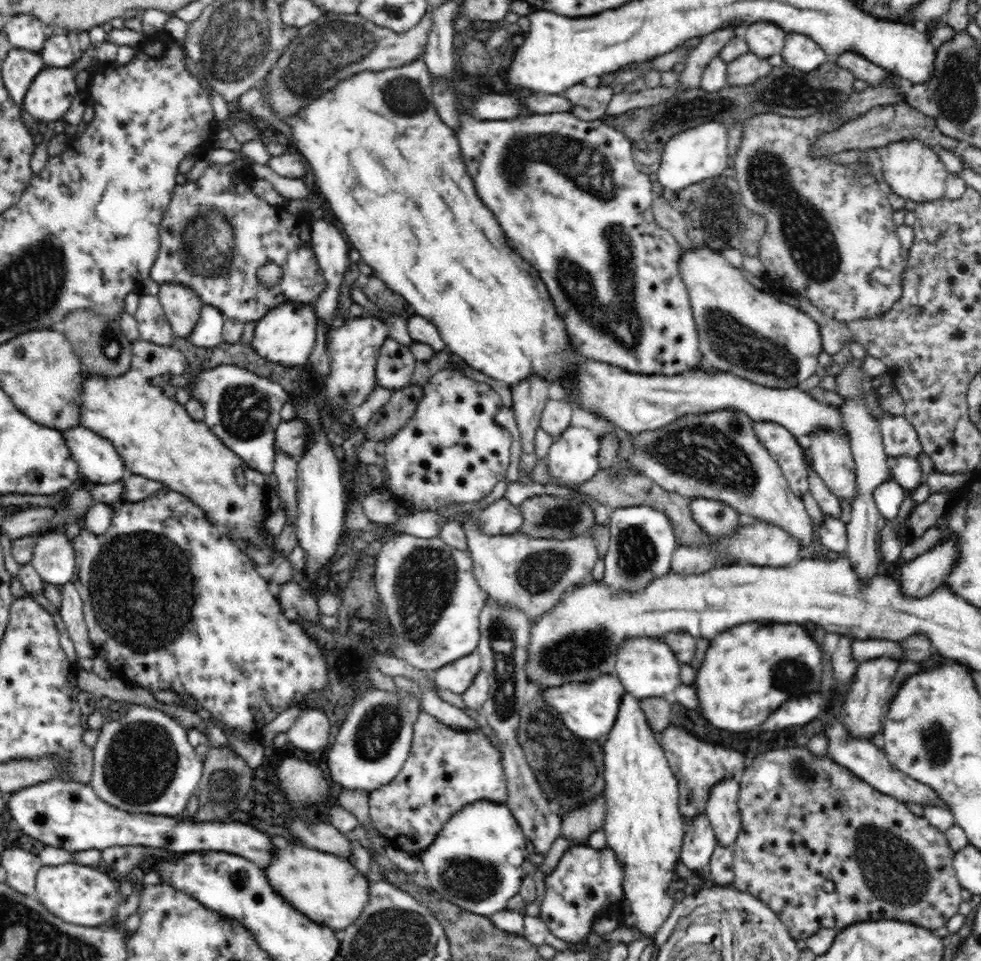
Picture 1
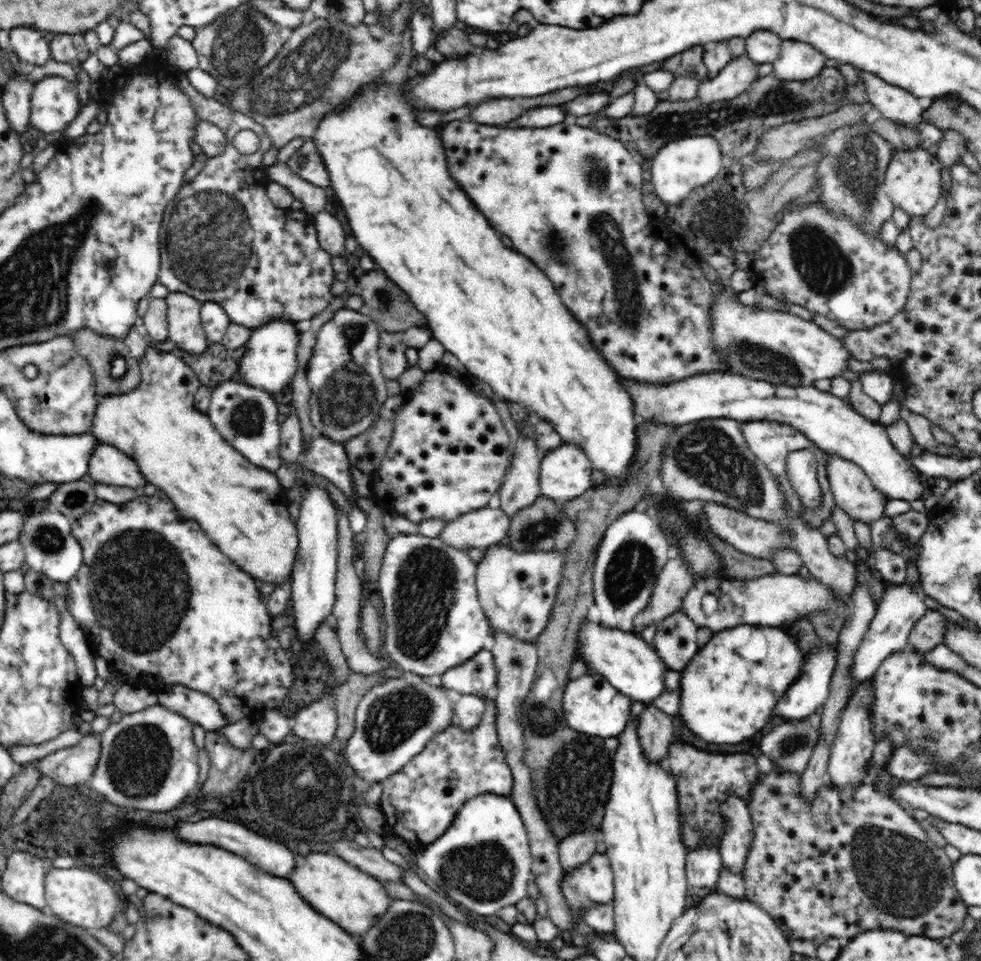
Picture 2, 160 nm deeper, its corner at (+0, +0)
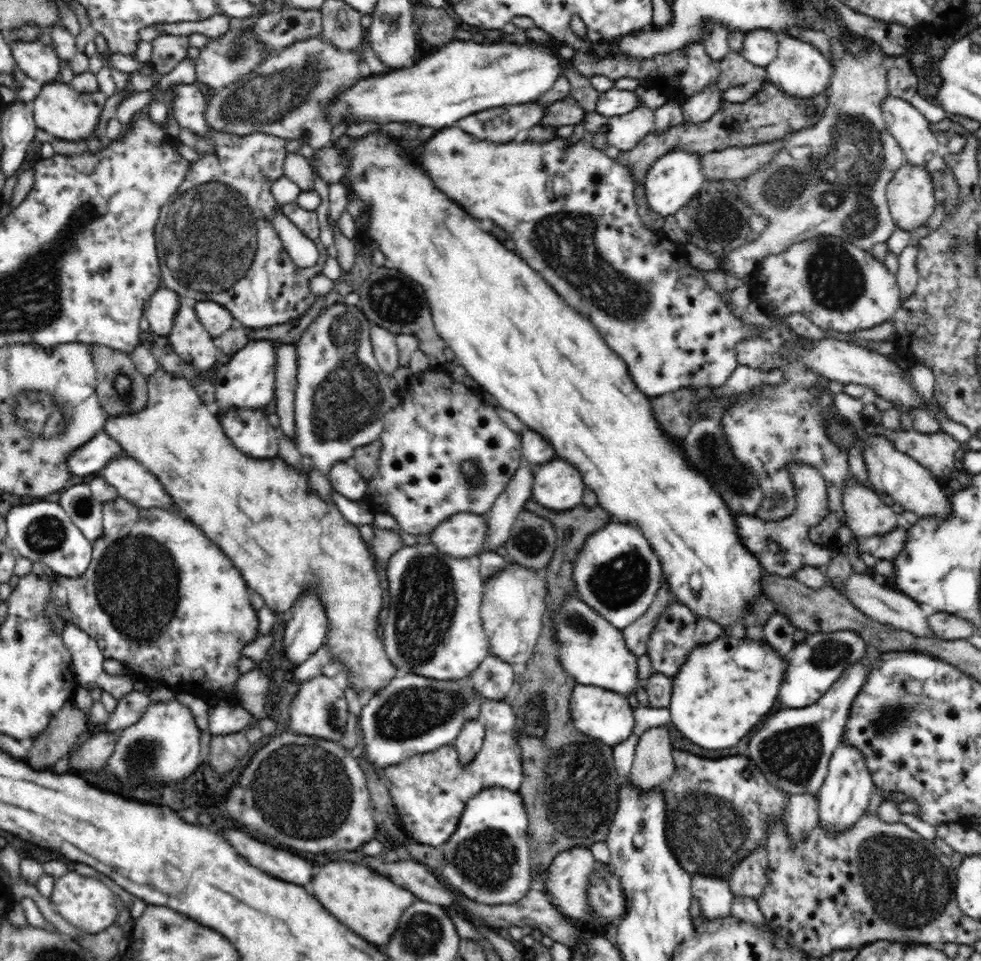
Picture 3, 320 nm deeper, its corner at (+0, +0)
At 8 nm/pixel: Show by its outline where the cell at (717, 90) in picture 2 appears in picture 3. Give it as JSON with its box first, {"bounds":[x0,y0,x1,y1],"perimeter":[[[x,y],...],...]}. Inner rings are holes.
{"bounds":[681,86,724,124],"perimeter":[[[708,86],[694,96],[684,97],[681,106],[683,122],[686,124],[706,122],[724,102],[722,100],[723,92],[724,90],[718,90],[715,86]]]}

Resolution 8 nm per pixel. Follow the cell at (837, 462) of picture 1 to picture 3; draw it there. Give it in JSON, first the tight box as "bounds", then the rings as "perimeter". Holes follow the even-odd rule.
{"bounds":[842,474,903,539],"perimeter":[[[852,474],[842,494],[842,505],[846,513],[844,524],[858,539],[887,534],[903,523],[891,505],[884,503],[870,487],[858,485]]]}

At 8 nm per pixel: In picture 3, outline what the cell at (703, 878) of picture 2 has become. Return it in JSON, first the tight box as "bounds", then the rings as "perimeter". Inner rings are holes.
{"bounds":[691,875,734,920],"perimeter":[[[698,875],[691,878],[691,893],[700,903],[704,920],[716,920],[731,914],[734,895],[729,881],[710,875]]]}

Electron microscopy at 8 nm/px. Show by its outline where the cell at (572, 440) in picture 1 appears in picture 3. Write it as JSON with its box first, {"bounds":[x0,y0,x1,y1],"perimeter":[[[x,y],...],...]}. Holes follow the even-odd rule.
{"bounds":[532,456,585,512],"perimeter":[[[555,456],[536,467],[533,474],[532,500],[540,506],[562,512],[582,503],[585,484],[577,468]]]}

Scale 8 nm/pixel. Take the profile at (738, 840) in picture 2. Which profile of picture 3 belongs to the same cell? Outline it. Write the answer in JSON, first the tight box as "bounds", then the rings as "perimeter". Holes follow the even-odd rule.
{"bounds":[729,843,768,901],"perimeter":[[[764,843],[756,846],[746,858],[736,862],[734,871],[729,874],[729,888],[734,896],[746,896],[755,901],[768,887],[768,857]]]}

